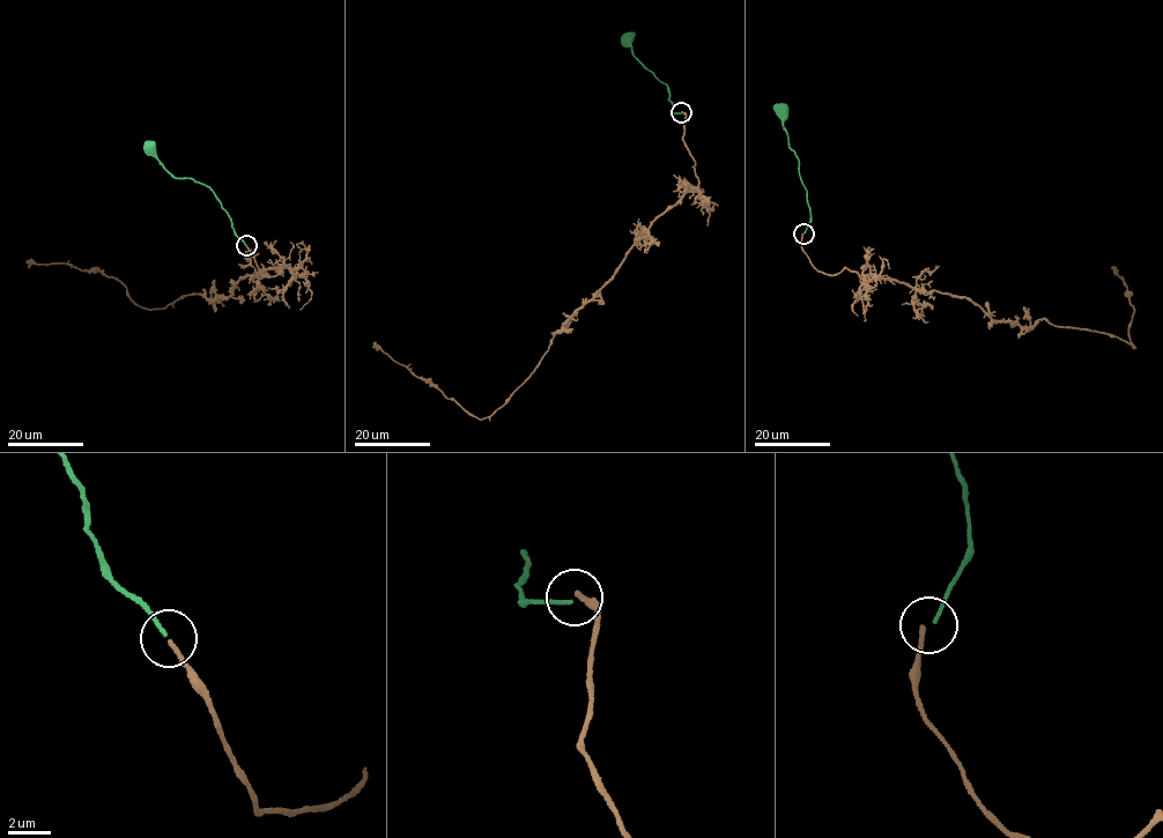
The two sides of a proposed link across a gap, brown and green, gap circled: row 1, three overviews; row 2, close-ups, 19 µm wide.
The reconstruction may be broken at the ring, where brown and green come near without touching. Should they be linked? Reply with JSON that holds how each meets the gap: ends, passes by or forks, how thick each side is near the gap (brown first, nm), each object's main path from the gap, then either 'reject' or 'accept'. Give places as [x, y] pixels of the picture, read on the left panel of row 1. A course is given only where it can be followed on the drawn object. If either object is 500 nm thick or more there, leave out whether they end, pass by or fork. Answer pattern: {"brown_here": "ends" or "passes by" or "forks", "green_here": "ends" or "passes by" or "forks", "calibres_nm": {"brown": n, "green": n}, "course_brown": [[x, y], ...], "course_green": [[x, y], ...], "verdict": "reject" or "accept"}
{"brown_here": "ends", "green_here": "ends", "calibres_nm": {"brown": 240, "green": 170}, "course_brown": [[246, 245], [264, 276], [293, 273], [269, 266], [227, 297], [148, 309], [99, 272], [27, 260]], "course_green": [[246, 245], [234, 232], [228, 213], [213, 191], [191, 178], [177, 178], [149, 149]], "verdict": "reject"}

